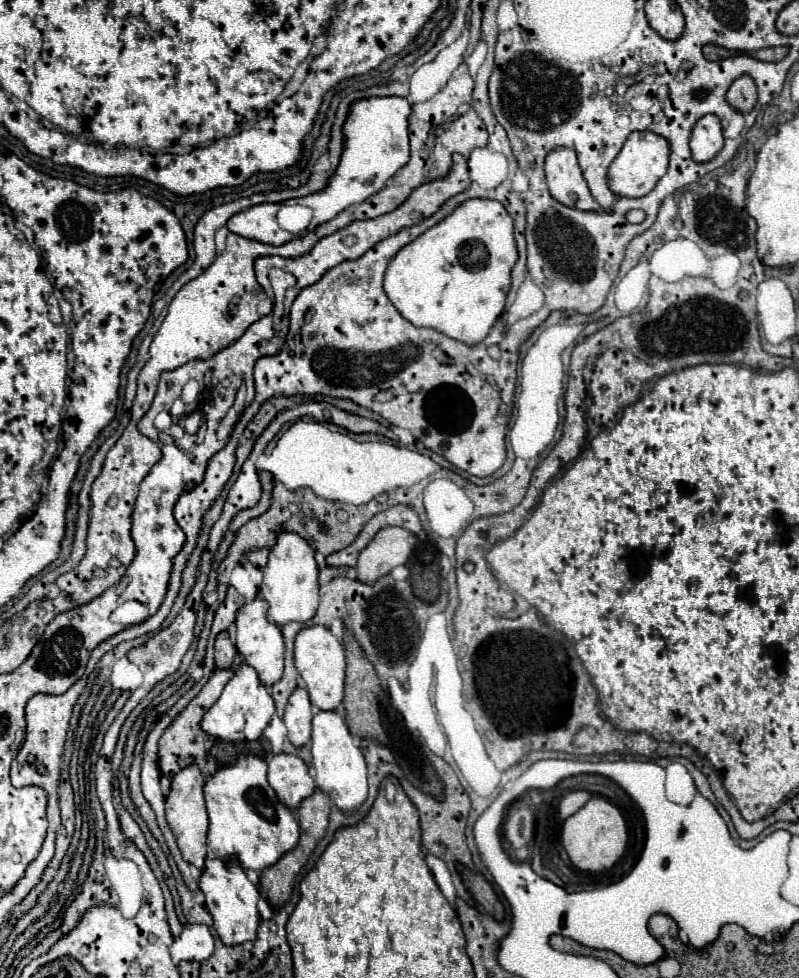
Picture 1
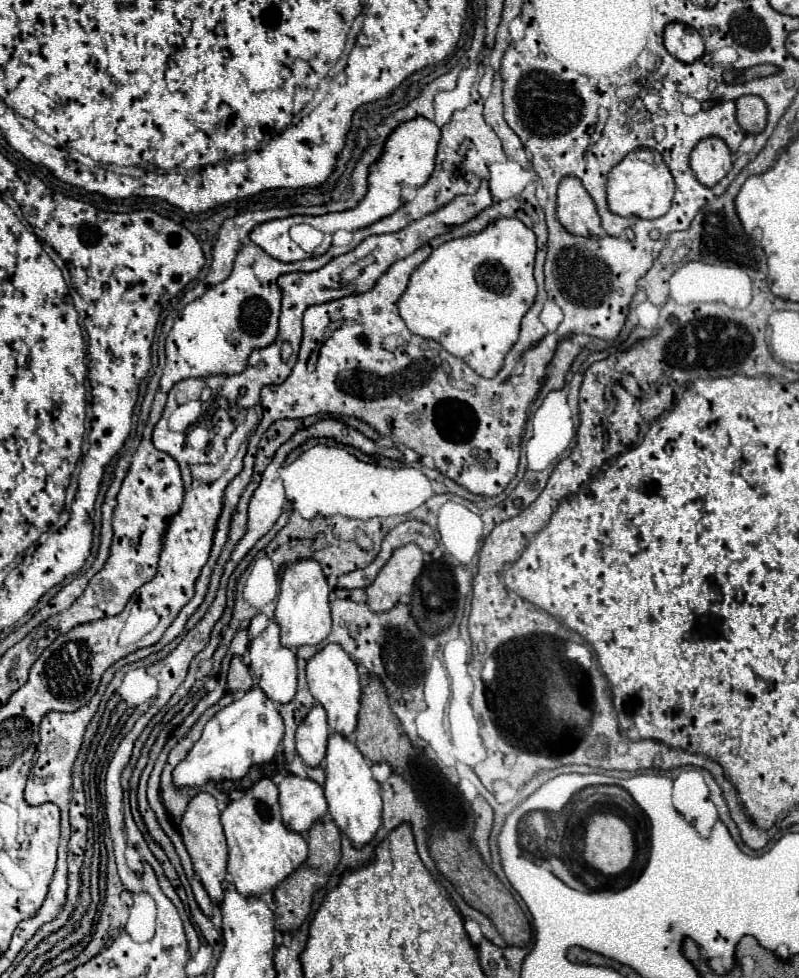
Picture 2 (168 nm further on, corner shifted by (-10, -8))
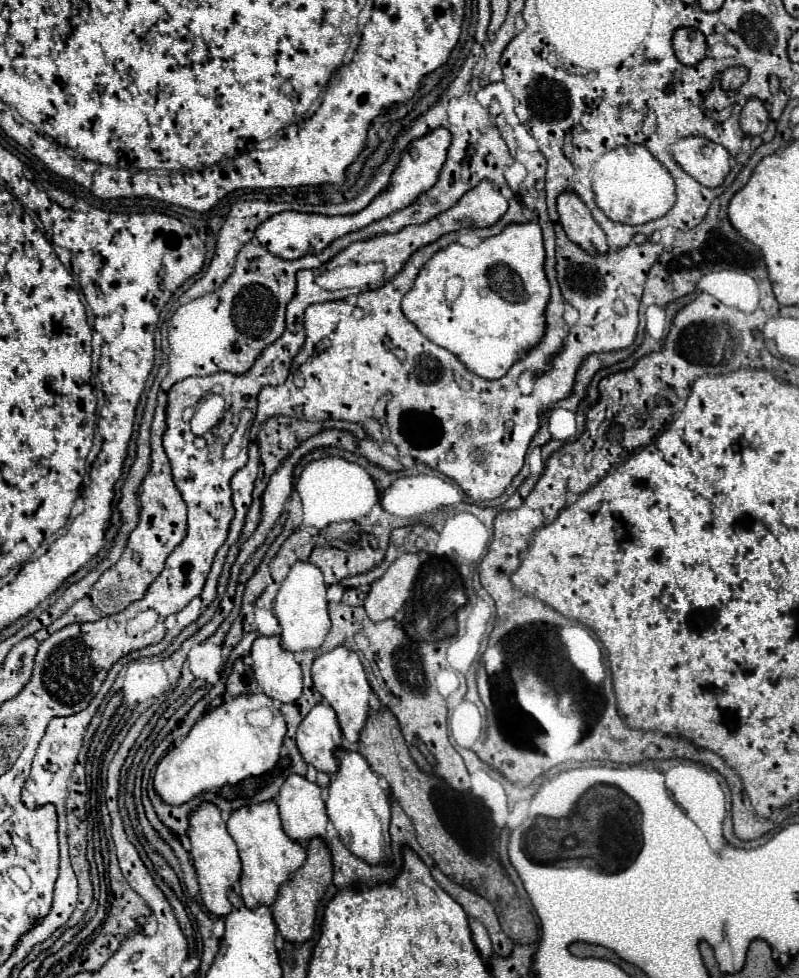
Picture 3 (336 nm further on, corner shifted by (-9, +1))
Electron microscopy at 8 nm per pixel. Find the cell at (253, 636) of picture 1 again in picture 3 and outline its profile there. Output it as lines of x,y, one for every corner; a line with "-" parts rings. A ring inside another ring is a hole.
258,636
252,652
252,670
262,692
280,704
292,704
302,696
302,670
294,654
280,646
278,636

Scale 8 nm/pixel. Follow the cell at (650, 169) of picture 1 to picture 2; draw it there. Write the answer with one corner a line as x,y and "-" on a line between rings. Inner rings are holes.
643,149
631,151
619,165
615,165
609,173
607,181
607,201
609,209
621,217
641,217
641,219
655,219
669,211
671,199
675,193
673,175
657,151
653,153
653,161
645,161
649,153
643,155

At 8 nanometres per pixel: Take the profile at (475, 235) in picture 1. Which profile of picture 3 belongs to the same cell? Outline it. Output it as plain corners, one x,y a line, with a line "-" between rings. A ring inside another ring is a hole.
534,222
510,224
498,236
486,238
478,248
466,248
466,246
454,242
448,248
442,248
440,252
436,252
422,266
422,270
420,270
416,282
414,282
414,288
402,300
402,312
430,342
450,350
452,354
456,354
456,358
466,366
466,370
470,370
472,374
476,374
480,378
486,378
486,380
498,380
510,370
510,366
514,362
518,362
518,358
522,358
522,354
528,354
534,346
538,346
538,342
542,342
542,330
546,330
544,312
546,312
546,306
548,306
548,300
550,300
550,284
548,284
548,278
546,278
546,272
544,272
544,260
546,260
546,252
544,252
544,242
542,242
542,230

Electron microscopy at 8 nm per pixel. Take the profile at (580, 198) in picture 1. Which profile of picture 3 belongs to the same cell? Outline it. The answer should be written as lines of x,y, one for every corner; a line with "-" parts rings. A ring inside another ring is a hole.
564,192
558,198
558,214
566,236
588,254
606,254
606,234
594,222
590,210
574,192

